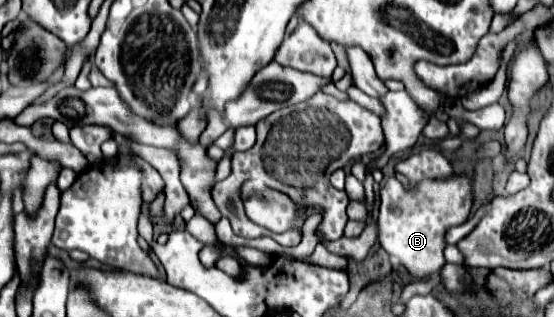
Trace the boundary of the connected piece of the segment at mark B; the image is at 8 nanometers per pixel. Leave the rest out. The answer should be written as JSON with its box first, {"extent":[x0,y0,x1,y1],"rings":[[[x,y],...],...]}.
{"extent":[323,175,471,279],"rings":[[[453,175],[451,179],[443,181],[423,181],[417,187],[417,193],[407,193],[397,177],[389,177],[381,187],[381,207],[377,221],[373,225],[367,225],[357,239],[341,237],[337,241],[327,241],[323,245],[331,253],[363,261],[371,245],[379,241],[389,255],[399,259],[399,263],[407,269],[407,273],[413,279],[427,279],[445,265],[443,259],[445,231],[453,225],[465,223],[469,211],[471,211],[471,185],[467,177]]]}

